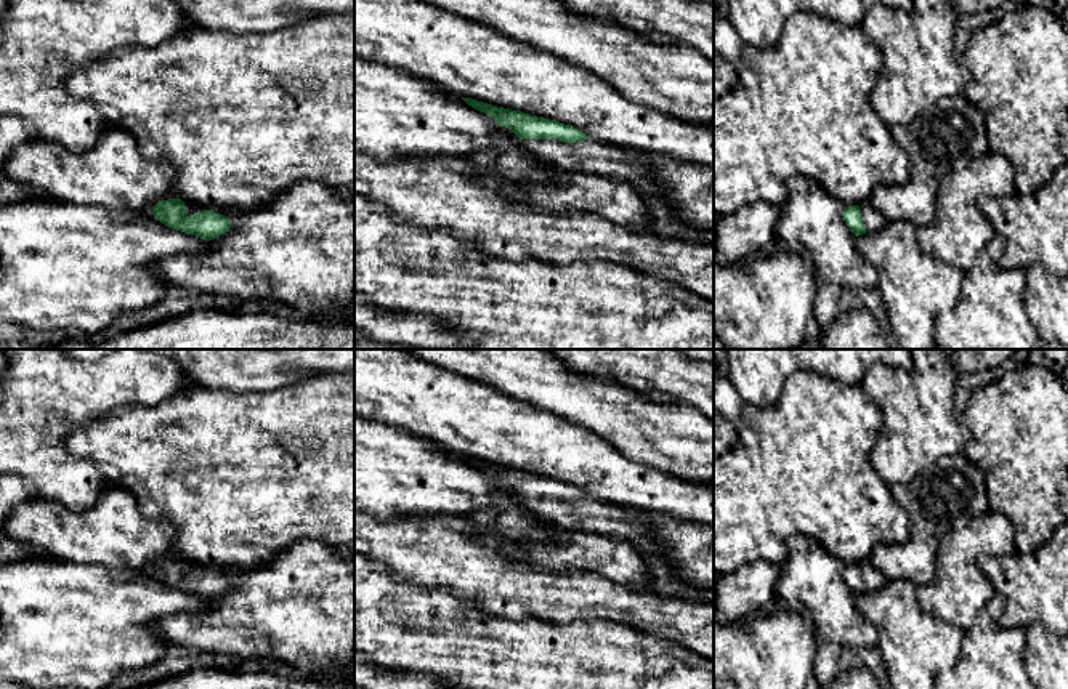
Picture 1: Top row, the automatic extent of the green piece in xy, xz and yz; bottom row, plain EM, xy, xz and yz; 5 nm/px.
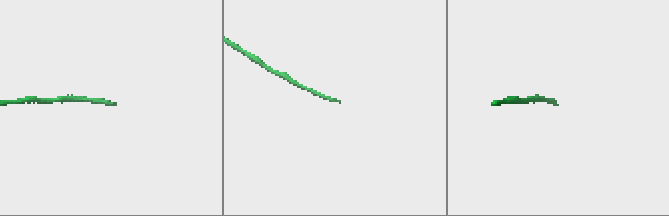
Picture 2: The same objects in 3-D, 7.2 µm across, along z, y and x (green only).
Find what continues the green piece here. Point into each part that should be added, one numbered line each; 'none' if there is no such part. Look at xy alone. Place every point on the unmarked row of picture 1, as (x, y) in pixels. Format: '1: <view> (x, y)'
1: xy (193, 568)

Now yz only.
1: yz (874, 579)

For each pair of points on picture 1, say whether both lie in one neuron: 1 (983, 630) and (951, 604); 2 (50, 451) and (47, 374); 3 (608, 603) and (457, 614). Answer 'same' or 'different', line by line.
1: different
2: same
3: different

